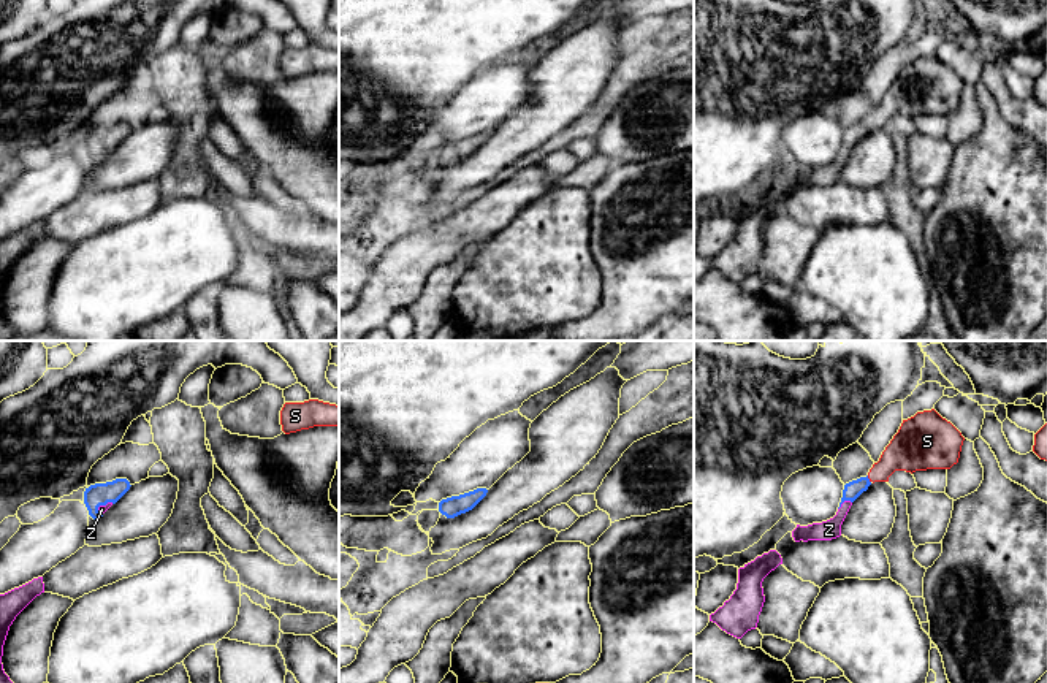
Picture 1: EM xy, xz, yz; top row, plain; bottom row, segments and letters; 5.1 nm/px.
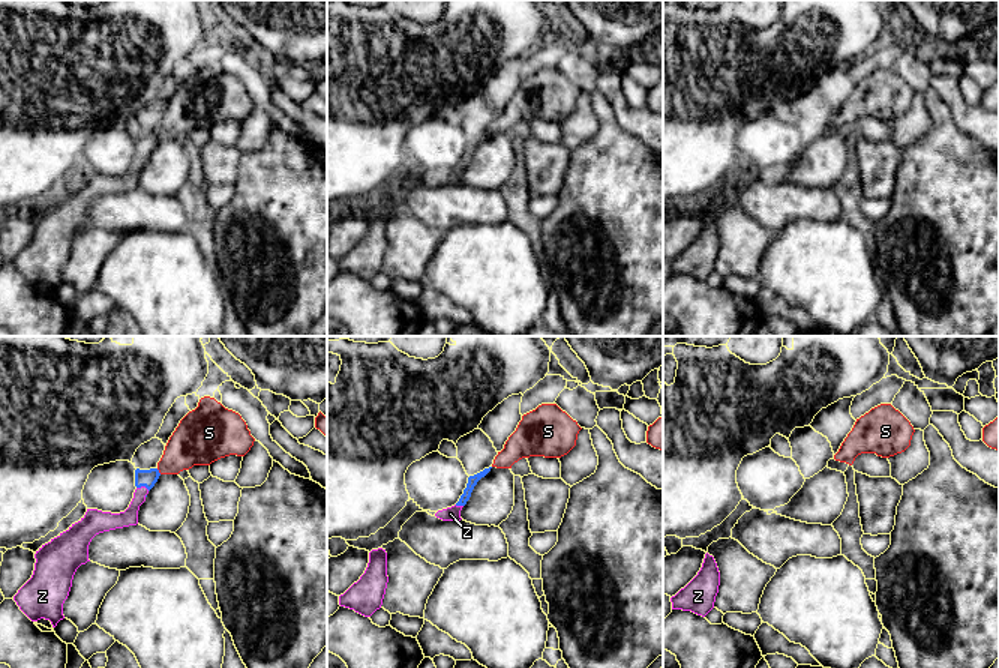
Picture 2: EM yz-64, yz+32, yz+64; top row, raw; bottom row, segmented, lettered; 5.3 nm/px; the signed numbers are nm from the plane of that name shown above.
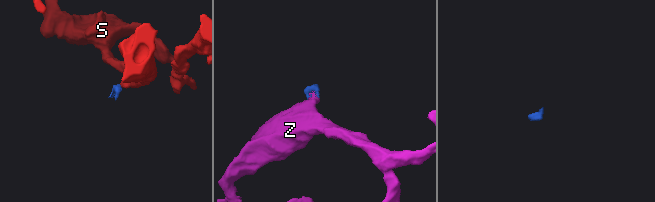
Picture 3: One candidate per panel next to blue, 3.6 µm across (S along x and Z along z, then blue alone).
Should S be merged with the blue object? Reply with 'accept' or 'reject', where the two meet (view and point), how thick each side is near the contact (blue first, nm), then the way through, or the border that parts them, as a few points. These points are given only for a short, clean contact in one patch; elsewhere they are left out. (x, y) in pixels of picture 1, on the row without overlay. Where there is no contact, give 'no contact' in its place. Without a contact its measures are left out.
accept | yz (868, 124) | 90/200 nm | across yz (852, 135), (868, 124), (908, 95)

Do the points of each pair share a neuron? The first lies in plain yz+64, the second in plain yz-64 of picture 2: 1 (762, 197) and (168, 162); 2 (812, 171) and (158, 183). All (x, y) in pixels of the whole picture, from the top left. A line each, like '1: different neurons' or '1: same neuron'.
1: different neurons
2: same neuron

